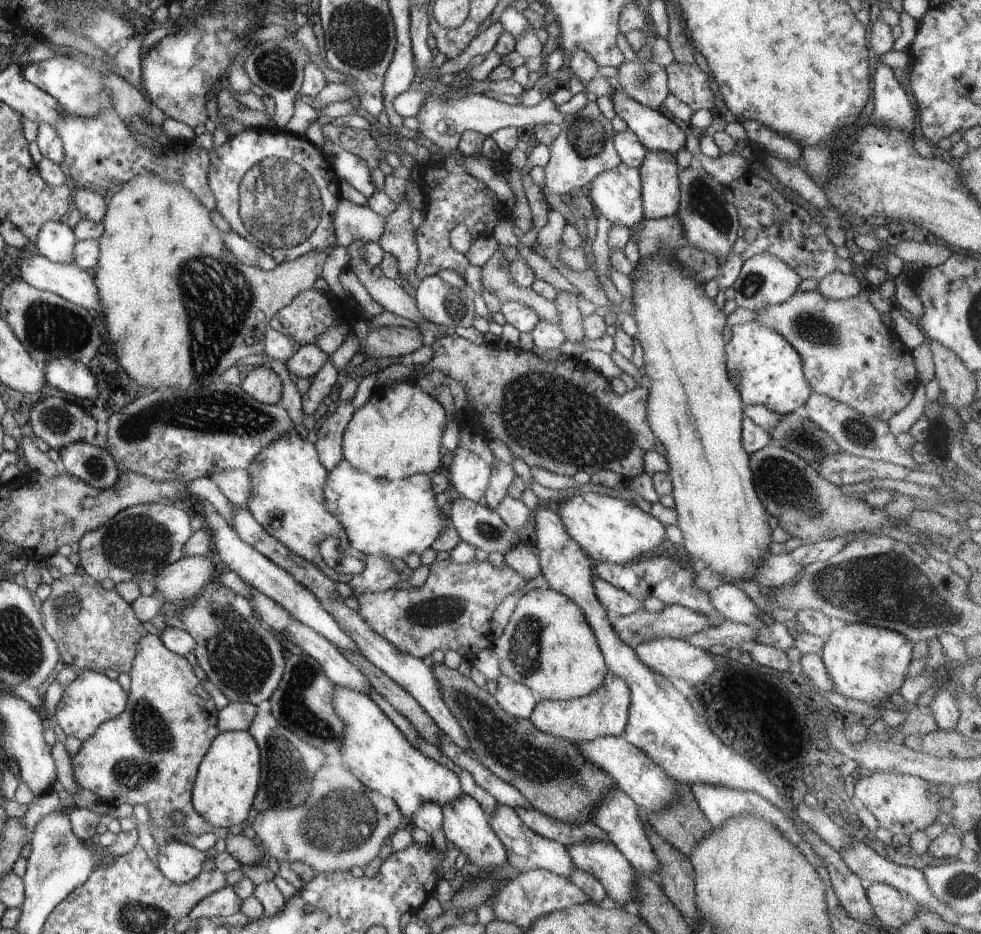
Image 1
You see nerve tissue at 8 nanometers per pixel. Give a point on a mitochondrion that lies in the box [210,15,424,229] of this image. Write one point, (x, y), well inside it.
(274, 67)

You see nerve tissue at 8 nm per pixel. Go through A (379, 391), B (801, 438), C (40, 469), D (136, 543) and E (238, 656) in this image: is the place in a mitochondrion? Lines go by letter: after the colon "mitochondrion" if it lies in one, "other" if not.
A: other
B: mitochondrion
C: other
D: mitochondrion
E: mitochondrion

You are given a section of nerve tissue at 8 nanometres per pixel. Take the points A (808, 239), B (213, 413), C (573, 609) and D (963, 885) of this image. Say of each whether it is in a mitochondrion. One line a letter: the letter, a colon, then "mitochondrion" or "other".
A: other
B: mitochondrion
C: other
D: mitochondrion

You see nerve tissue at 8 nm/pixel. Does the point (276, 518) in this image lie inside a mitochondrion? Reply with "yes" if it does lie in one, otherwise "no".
no

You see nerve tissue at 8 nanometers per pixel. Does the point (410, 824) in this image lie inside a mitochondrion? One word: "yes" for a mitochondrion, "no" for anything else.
no

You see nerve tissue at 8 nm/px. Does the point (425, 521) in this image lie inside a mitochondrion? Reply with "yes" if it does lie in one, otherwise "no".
no

